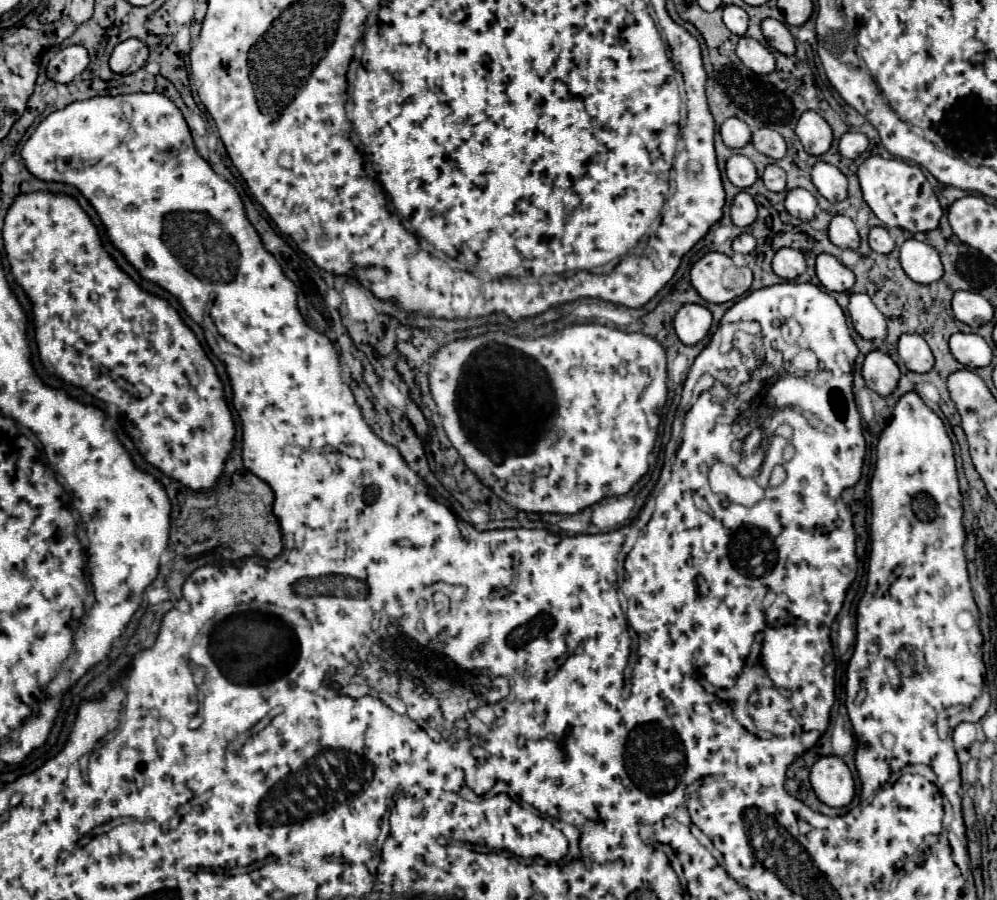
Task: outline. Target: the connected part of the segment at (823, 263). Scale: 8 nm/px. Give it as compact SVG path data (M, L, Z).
M820 254L816 258L816 276L826 290L848 292L854 286L854 274L850 268L840 264L830 254Z

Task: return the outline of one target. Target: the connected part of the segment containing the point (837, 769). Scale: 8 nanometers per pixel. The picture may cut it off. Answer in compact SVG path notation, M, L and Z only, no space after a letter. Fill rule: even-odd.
M820 758L810 770L810 782L816 796L828 806L842 808L854 798L854 778L842 758Z

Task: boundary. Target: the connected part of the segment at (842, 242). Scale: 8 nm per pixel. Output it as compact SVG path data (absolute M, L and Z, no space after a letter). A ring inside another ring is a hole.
M834 216L828 228L828 236L832 240L832 244L840 246L840 248L850 248L856 250L860 246L860 236L856 230L856 224L846 218L846 216Z

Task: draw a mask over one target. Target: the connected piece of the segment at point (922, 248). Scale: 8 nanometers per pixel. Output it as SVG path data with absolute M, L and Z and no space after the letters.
M918 240L904 242L900 248L900 264L904 272L918 284L938 282L944 274L938 252L930 244Z

